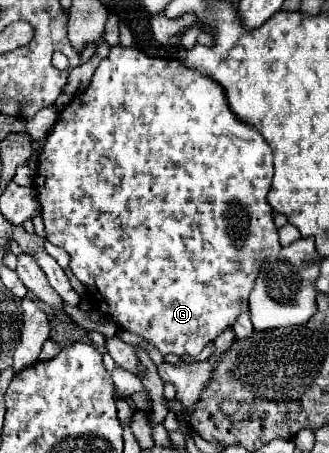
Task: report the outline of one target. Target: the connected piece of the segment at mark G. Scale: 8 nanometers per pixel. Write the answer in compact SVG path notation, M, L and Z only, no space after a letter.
M121 45L111 47L111 53L99 63L93 73L91 85L85 93L75 95L73 101L59 113L55 127L51 129L43 151L39 155L39 171L33 181L41 203L41 217L45 223L47 241L65 249L71 257L69 269L87 287L89 299L95 307L103 309L121 329L141 335L153 343L161 355L189 355L195 357L209 341L229 329L235 317L247 311L247 299L253 283L259 275L265 257L275 255L279 245L277 227L273 223L273 209L267 203L267 191L273 179L273 151L265 143L259 131L239 121L227 105L221 85L213 79L185 67L177 59L157 59L145 55L141 49L125 49Z

